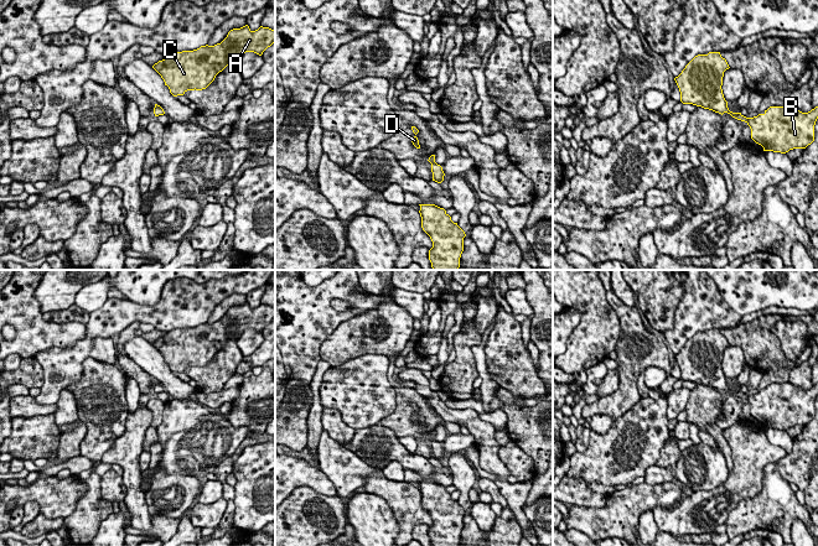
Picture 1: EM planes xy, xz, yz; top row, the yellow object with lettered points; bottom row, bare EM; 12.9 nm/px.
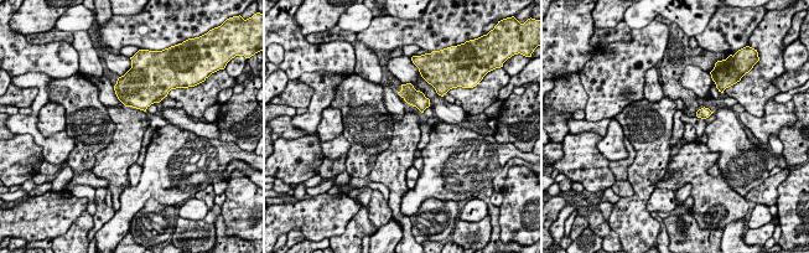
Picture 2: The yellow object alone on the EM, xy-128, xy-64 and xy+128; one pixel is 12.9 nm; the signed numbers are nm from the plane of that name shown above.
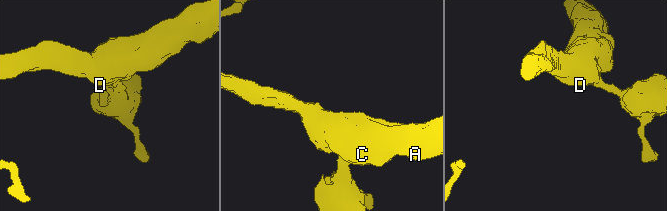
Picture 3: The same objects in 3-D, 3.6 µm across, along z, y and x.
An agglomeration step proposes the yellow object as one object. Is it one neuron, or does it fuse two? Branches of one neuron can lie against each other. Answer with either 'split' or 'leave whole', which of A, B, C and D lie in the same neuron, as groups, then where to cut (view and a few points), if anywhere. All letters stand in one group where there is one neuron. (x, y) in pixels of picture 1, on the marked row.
leave whole; groups A B C D; cut none

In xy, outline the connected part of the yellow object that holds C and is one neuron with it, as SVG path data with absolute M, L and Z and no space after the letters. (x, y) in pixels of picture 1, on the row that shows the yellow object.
M248 25L233 28L214 46L175 52L152 68L161 76L174 97L187 90L206 89L229 63L238 63L245 52L259 56L275 42L275 30L260 26L252 31Z

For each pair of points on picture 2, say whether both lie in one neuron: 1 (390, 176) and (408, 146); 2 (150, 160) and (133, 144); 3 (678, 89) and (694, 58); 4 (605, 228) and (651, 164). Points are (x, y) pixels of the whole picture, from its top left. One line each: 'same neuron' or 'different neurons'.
1: same neuron
2: different neurons
3: same neuron
4: different neurons

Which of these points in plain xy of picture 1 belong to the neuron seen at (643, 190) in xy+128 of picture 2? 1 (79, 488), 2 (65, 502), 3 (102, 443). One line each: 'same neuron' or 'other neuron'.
1: other neuron
2: other neuron
3: same neuron

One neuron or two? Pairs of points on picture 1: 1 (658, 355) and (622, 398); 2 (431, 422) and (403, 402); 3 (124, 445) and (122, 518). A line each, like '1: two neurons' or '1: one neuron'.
1: one neuron
2: one neuron
3: two neurons

